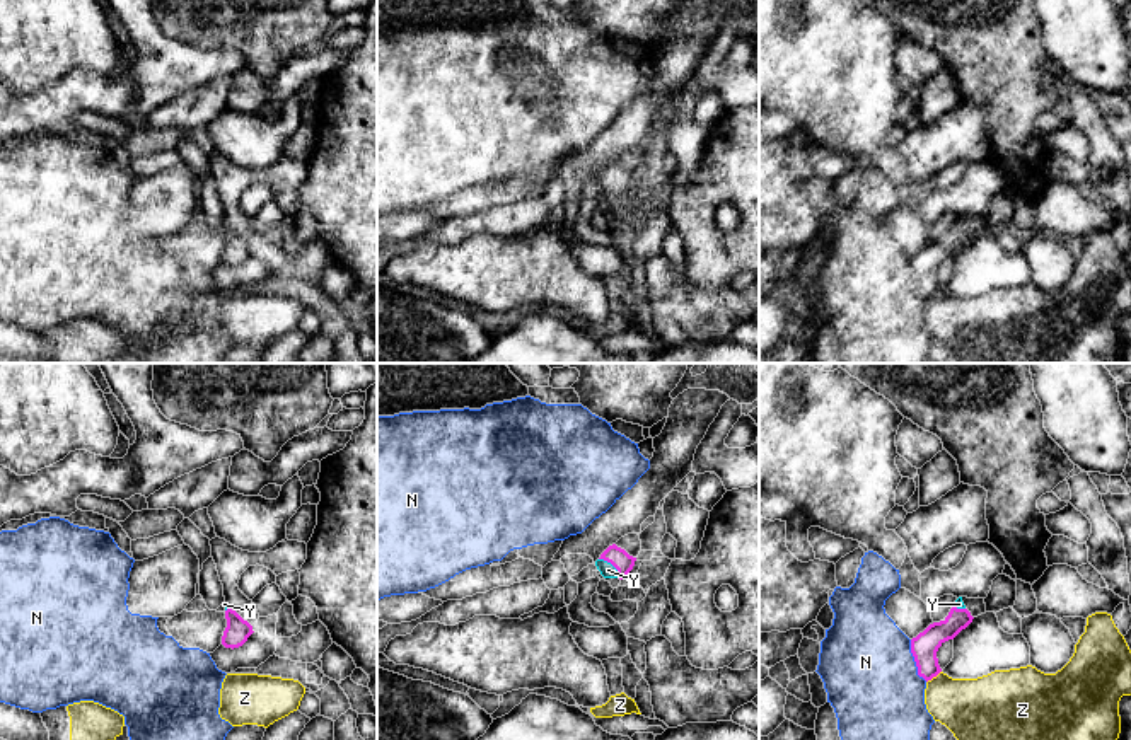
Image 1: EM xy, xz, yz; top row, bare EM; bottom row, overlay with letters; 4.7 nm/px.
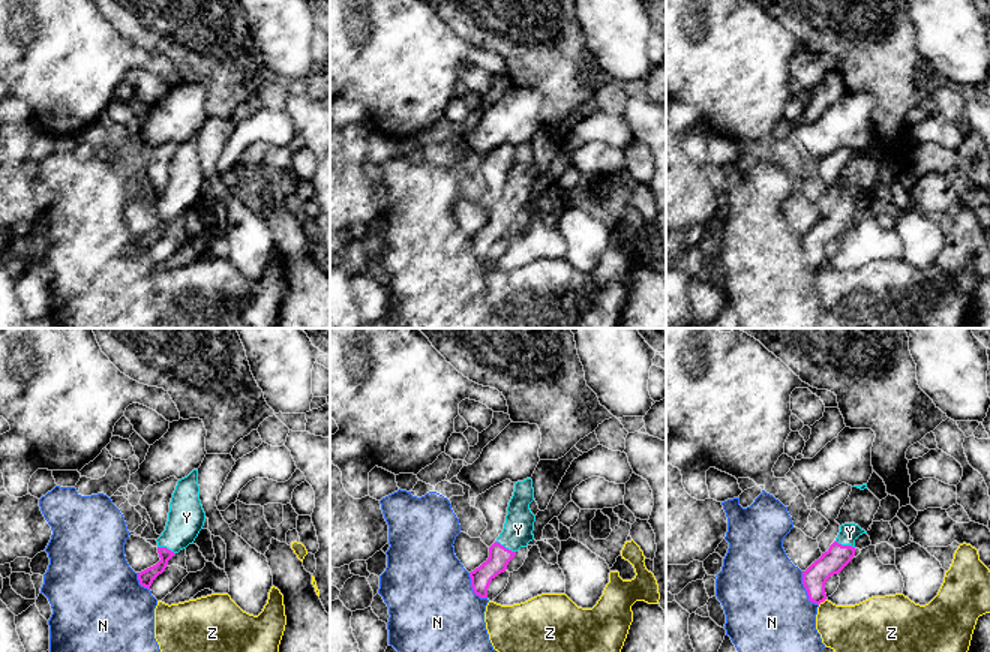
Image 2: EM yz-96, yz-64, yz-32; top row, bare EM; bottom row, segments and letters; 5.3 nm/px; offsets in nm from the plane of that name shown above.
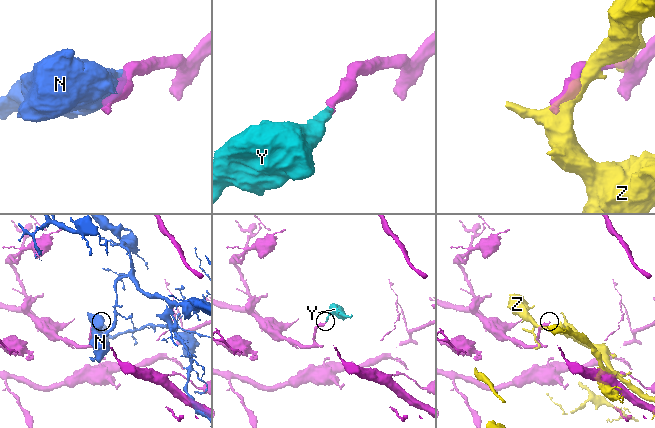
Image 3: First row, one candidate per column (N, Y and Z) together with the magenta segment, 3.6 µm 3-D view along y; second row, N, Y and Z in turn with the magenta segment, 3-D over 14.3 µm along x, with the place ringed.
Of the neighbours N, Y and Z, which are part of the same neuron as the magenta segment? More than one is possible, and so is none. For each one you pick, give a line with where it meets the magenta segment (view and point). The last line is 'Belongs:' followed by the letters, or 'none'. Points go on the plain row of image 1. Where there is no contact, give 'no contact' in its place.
Y: xz (611, 181)
Belongs: Y

